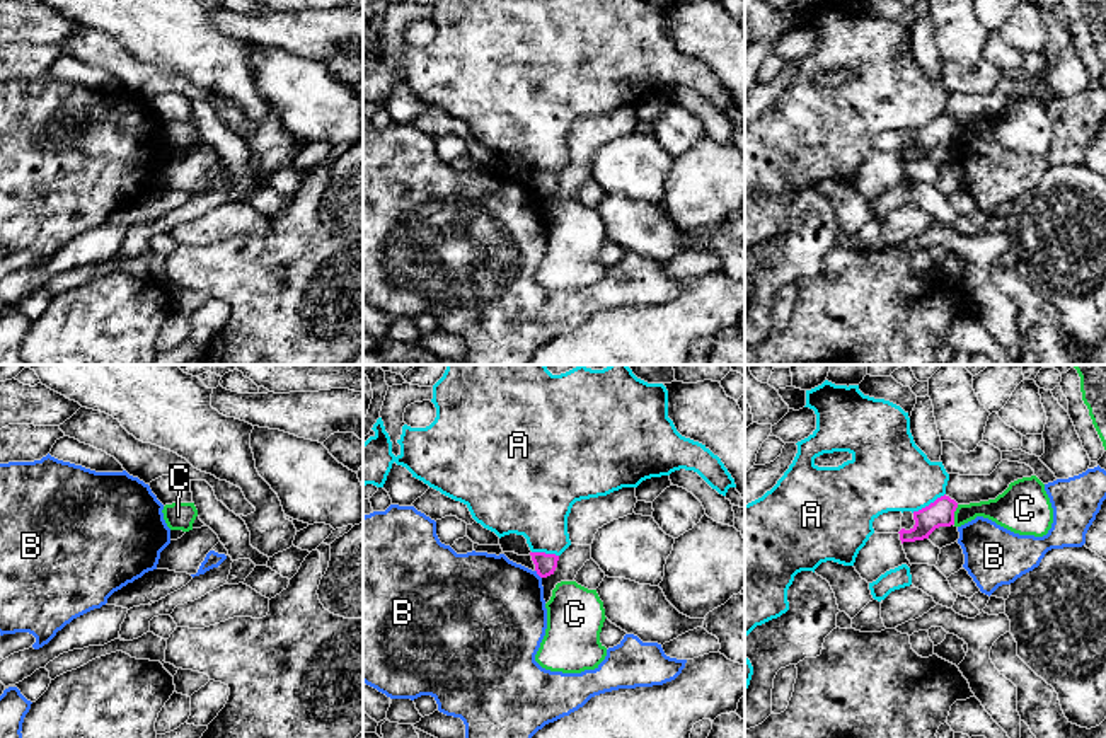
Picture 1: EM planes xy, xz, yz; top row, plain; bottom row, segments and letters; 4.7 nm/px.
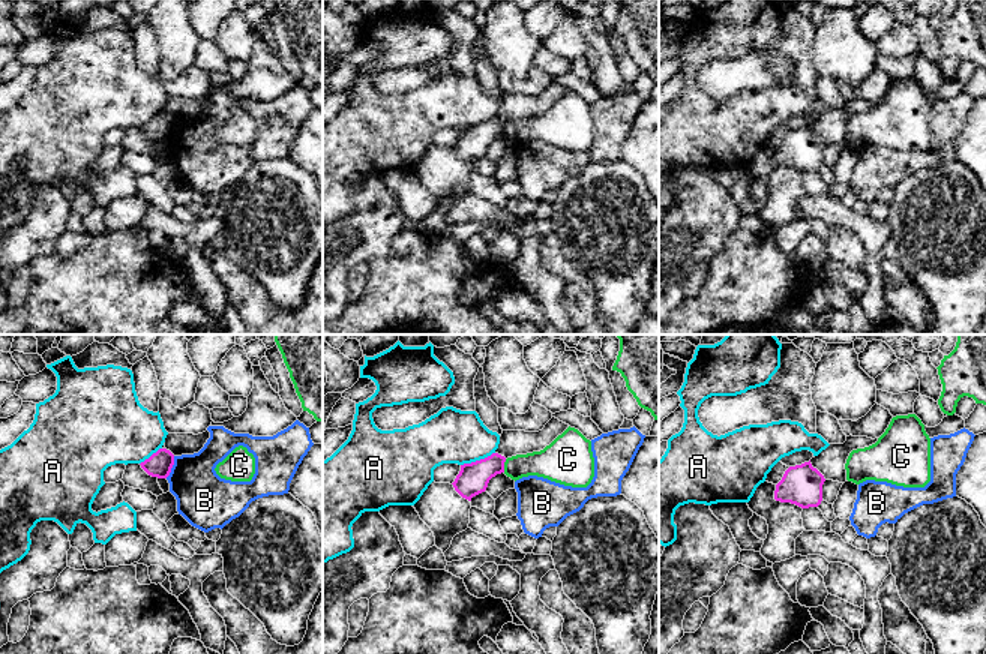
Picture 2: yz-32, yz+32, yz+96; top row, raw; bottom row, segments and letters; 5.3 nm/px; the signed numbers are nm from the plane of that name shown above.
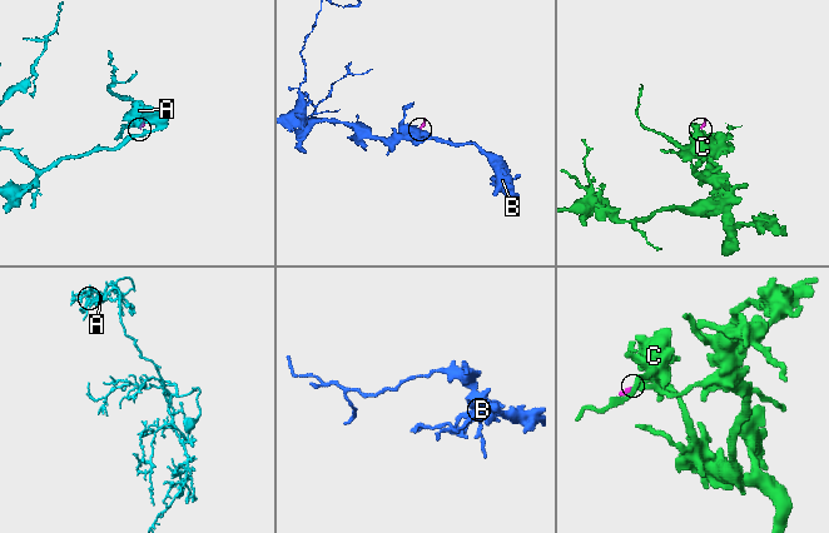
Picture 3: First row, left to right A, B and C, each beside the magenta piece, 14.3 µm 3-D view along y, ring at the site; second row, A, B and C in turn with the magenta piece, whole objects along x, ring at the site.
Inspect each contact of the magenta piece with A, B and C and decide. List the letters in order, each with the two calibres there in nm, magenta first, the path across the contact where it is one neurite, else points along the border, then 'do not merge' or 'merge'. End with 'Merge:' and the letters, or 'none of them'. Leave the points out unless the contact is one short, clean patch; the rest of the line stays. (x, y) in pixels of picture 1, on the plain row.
A: 130/360 nm | do not merge
B: 100/460 nm | along xz (535, 188), (541, 196) | do not merge
C: 130/160 nm | along yz (958, 123), (953, 142) | do not merge
Merge: none of them

